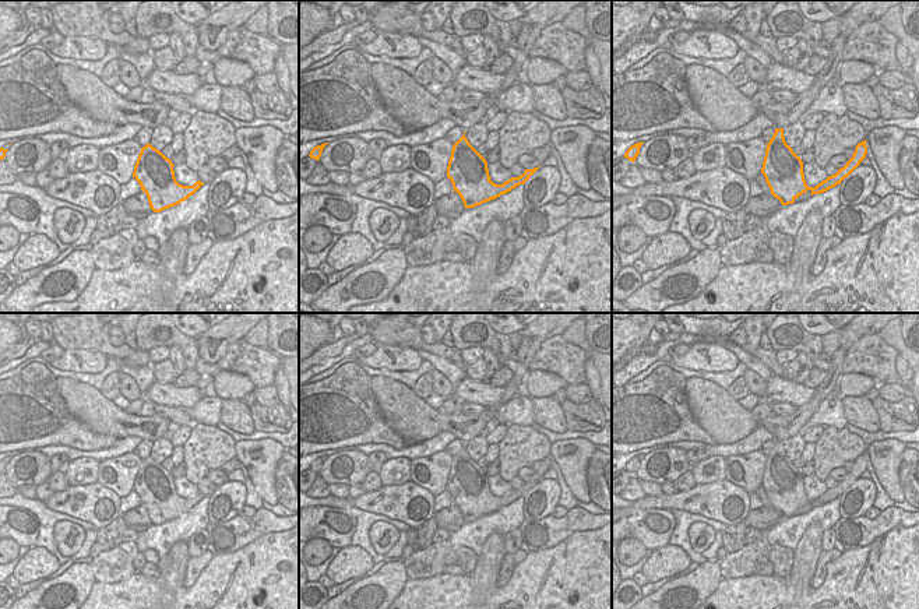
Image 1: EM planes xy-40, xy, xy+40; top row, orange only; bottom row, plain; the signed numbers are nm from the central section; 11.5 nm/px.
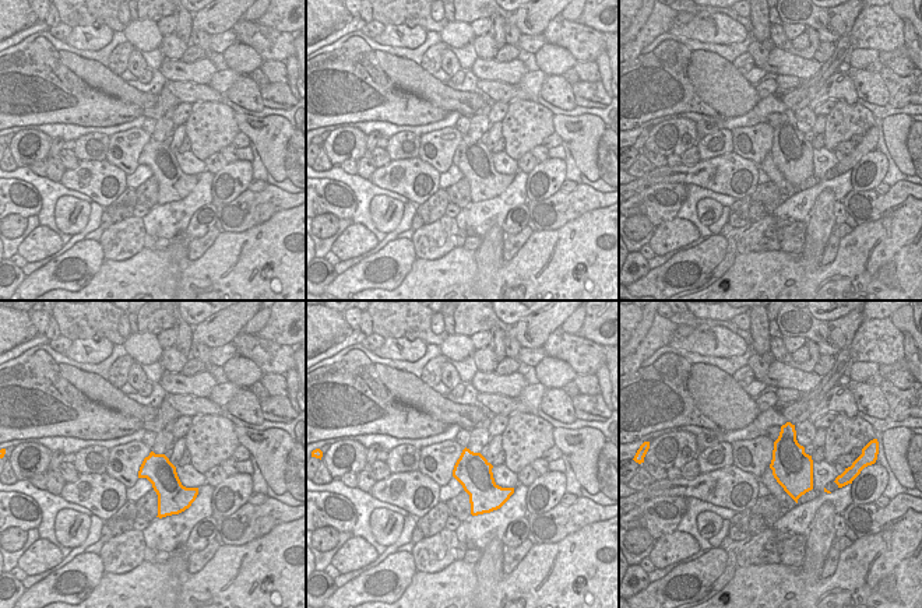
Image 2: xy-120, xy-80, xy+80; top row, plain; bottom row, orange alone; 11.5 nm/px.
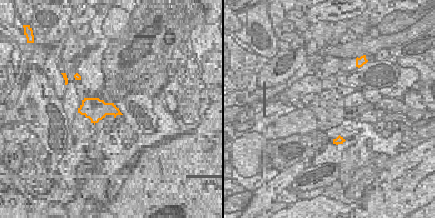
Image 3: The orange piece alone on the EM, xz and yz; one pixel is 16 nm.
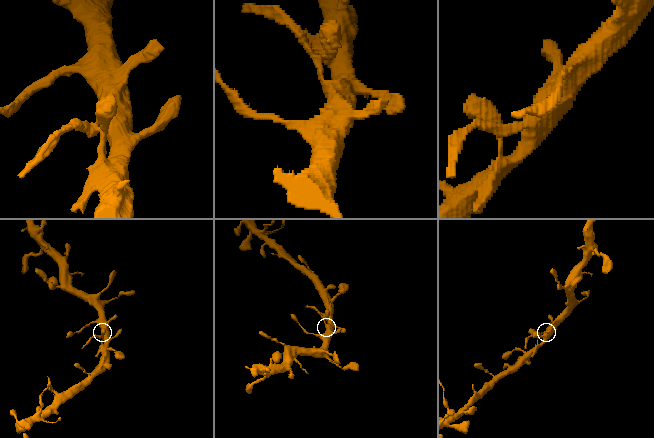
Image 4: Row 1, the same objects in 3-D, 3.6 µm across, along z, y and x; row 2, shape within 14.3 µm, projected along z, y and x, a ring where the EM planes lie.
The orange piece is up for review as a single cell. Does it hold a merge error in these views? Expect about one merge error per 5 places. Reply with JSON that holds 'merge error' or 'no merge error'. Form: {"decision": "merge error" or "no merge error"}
{"decision": "no merge error"}

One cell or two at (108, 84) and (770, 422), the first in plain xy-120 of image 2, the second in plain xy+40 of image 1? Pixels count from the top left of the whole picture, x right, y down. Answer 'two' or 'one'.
one

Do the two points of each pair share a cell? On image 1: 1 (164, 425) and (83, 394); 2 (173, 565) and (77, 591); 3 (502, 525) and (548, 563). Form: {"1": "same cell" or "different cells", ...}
{"1": "same cell", "2": "different cells", "3": "different cells"}

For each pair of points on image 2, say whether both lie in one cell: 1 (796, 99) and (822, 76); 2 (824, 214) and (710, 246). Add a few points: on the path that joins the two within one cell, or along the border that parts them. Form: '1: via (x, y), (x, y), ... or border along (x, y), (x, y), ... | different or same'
1: via (802, 95), (816, 81) | same
2: border along (728, 252), (708, 280) | different

